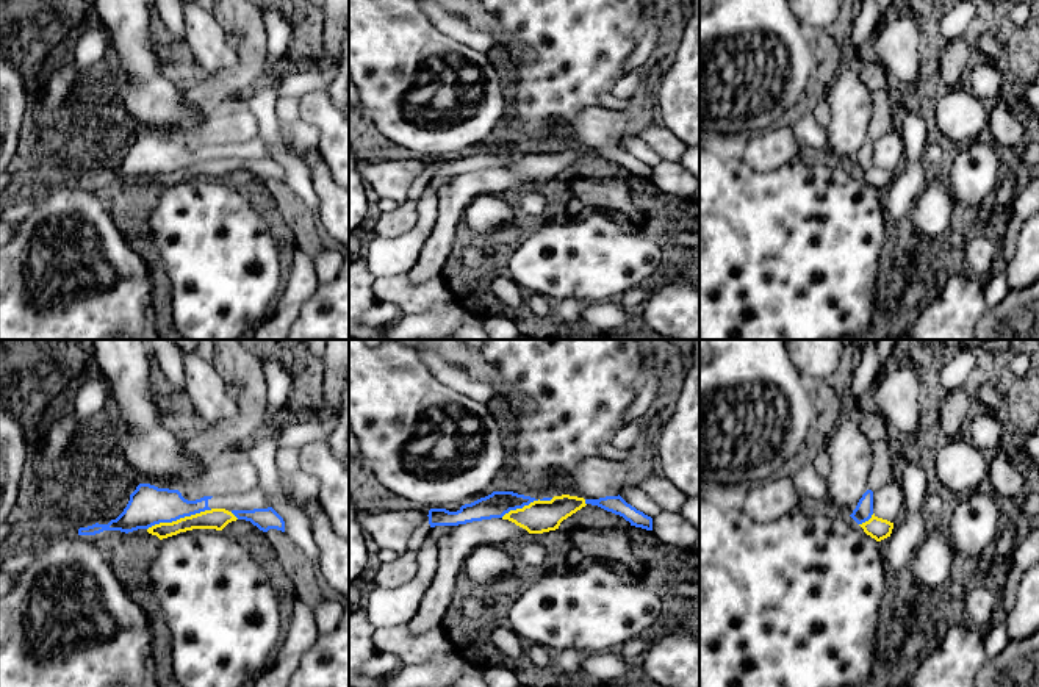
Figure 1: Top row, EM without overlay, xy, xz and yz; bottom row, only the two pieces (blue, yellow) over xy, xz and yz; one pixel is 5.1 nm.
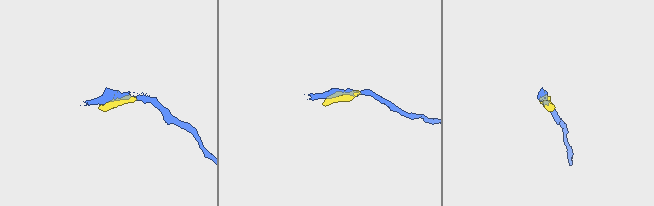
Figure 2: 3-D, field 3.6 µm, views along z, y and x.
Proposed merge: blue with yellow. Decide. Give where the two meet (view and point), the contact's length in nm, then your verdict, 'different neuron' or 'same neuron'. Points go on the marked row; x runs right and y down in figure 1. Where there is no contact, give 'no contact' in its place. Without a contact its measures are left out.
xy (179, 518) | 360 nm | same neuron

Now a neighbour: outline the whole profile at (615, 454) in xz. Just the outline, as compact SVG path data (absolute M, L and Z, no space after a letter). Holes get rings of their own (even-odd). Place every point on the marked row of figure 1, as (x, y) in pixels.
M609 444L604 449L604 455L615 462L635 462L638 459L638 449L617 449Z

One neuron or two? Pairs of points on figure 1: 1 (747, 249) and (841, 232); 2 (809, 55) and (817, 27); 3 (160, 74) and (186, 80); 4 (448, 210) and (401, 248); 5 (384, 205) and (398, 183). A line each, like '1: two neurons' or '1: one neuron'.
1: one neuron
2: two neurons
3: two neurons
4: two neurons
5: two neurons

